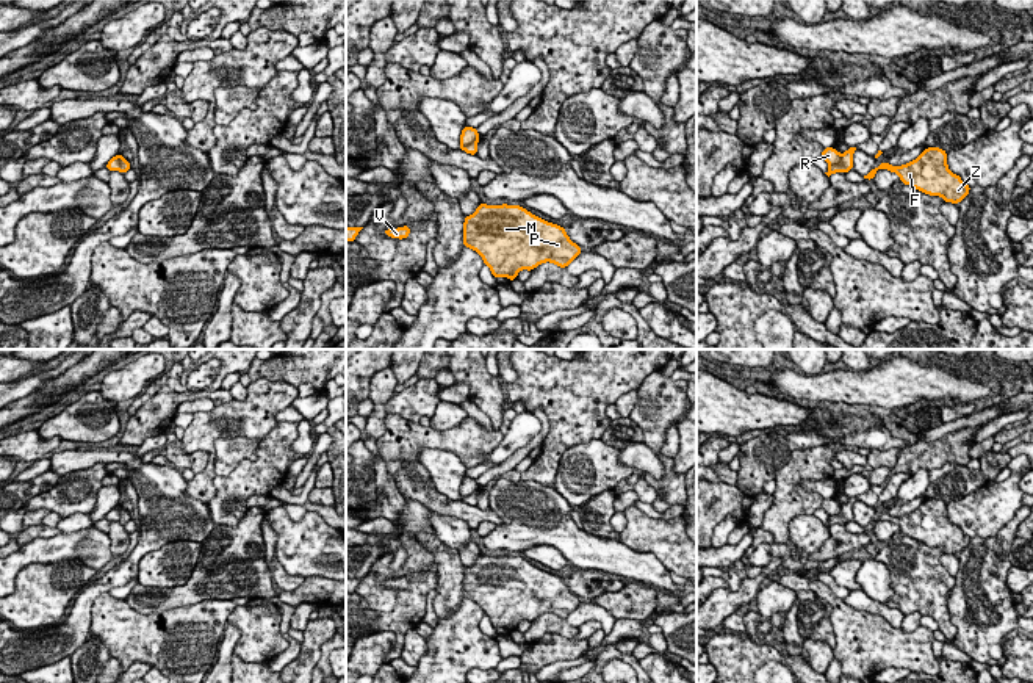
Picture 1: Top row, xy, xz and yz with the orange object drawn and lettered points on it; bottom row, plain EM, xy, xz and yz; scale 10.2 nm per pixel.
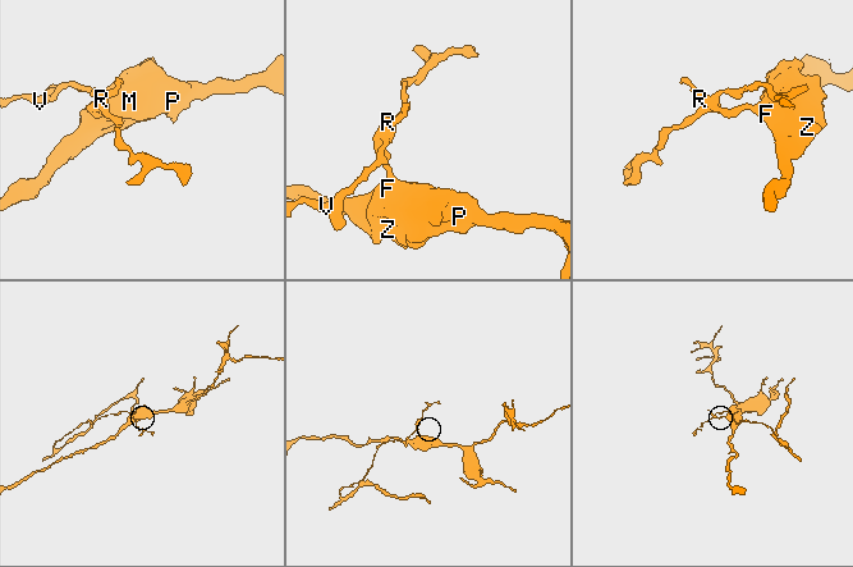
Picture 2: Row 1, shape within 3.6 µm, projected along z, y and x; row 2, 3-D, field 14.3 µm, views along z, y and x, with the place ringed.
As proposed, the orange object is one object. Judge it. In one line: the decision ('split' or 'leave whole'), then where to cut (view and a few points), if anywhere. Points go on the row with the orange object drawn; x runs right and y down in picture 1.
split; cut xz (478, 137), (462, 149)

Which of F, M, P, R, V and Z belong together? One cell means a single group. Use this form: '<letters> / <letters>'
F M P R Z / V

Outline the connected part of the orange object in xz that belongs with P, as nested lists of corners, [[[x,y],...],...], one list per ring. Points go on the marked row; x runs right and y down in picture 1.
[[[482,202],[471,216],[465,216],[463,246],[482,257],[493,277],[509,277],[510,282],[521,269],[532,271],[545,262],[567,268],[582,252],[582,248],[570,240],[563,227],[532,215],[521,205]]]

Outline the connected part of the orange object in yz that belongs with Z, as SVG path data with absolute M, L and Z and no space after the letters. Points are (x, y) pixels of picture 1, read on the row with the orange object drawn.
M927 147L916 160L903 166L884 161L864 179L873 180L878 169L895 172L905 185L930 196L941 196L944 202L959 204L970 191L970 186L948 169L947 152L939 147Z

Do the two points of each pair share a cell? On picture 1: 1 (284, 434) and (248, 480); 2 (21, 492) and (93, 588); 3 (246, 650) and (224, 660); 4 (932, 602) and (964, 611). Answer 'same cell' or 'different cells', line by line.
1: same cell
2: different cells
3: different cells
4: different cells

